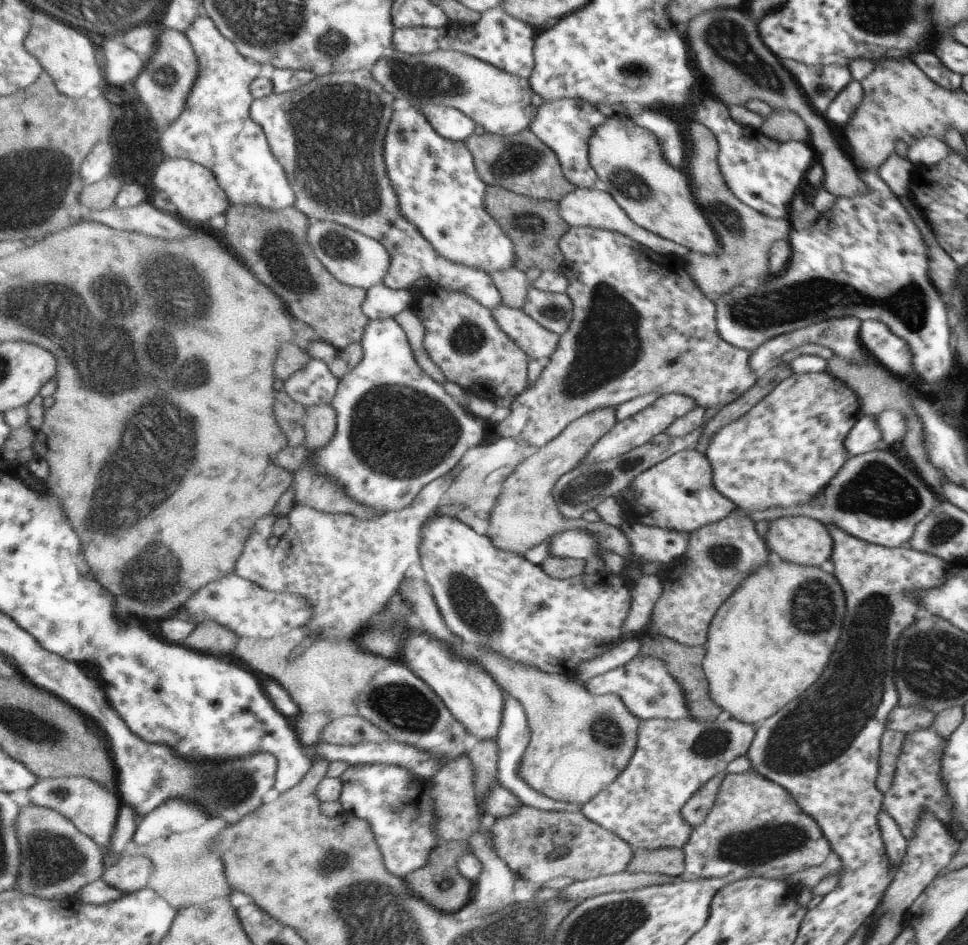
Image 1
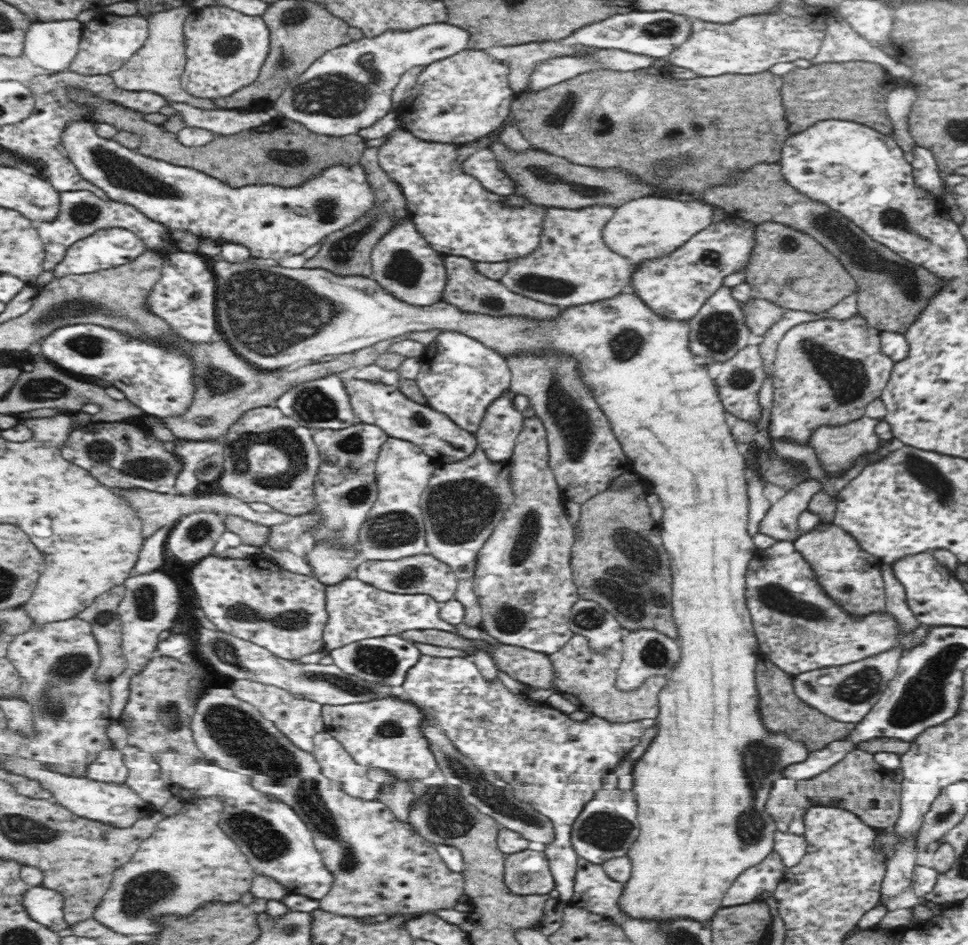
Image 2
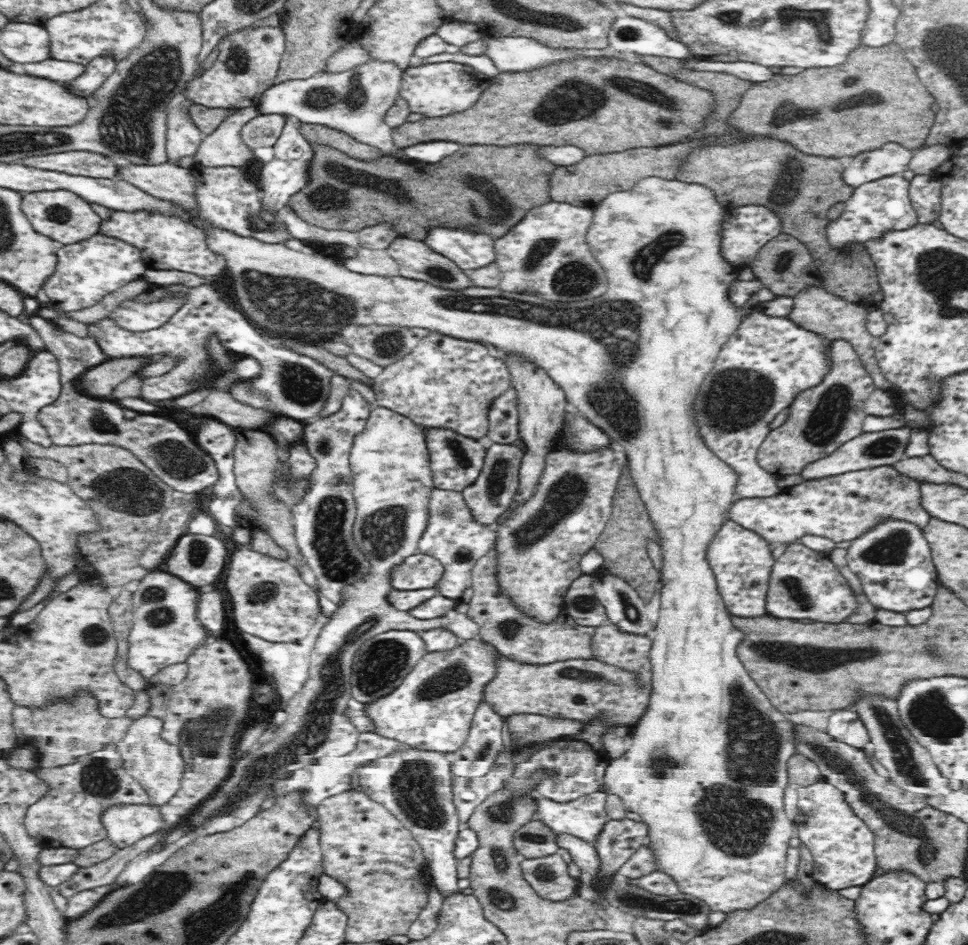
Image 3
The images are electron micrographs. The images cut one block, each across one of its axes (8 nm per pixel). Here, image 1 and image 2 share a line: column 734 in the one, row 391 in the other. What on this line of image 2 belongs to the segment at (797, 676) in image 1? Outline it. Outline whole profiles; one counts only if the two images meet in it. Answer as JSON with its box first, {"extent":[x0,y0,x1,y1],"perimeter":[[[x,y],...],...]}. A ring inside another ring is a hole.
{"extent":[208,258,810,924],"perimeter":[[[210,258],[208,260],[208,264],[210,264],[210,268],[212,268],[212,272],[214,272],[214,276],[216,276],[216,294],[215,296],[218,296],[216,298],[216,329],[220,330],[220,334],[224,334],[224,342],[228,342],[228,346],[232,346],[232,350],[236,350],[236,354],[240,354],[242,358],[246,358],[250,364],[254,364],[254,366],[258,366],[258,368],[264,368],[264,370],[280,370],[280,368],[286,368],[288,370],[288,366],[298,366],[300,364],[301,366],[304,366],[304,364],[309,365],[310,362],[316,362],[316,360],[320,360],[322,356],[338,356],[341,354],[348,354],[348,353],[354,353],[357,350],[366,348],[366,347],[371,347],[372,345],[376,345],[380,341],[388,341],[389,339],[392,340],[397,340],[399,336],[402,336],[402,334],[408,334],[408,332],[422,332],[422,330],[441,330],[441,332],[452,330],[452,331],[459,331],[460,334],[466,334],[470,335],[474,339],[479,339],[480,342],[485,343],[488,347],[491,347],[492,350],[498,351],[503,357],[509,356],[510,354],[520,354],[521,351],[531,351],[532,354],[544,354],[544,350],[546,351],[559,351],[559,354],[570,354],[572,358],[575,358],[577,362],[580,362],[579,370],[584,370],[584,382],[588,382],[588,386],[592,386],[592,394],[596,394],[596,403],[600,402],[600,411],[604,412],[604,415],[608,418],[608,421],[611,424],[612,431],[614,431],[614,435],[616,436],[616,439],[618,440],[619,444],[622,447],[622,451],[624,451],[624,455],[628,458],[629,465],[631,468],[631,471],[636,472],[641,476],[642,479],[648,480],[650,482],[650,486],[653,486],[652,492],[660,498],[660,502],[662,502],[662,508],[664,508],[662,514],[662,521],[660,524],[658,524],[658,528],[661,530],[661,539],[664,545],[664,548],[666,549],[666,554],[668,554],[668,558],[670,560],[670,570],[672,570],[672,616],[673,616],[673,621],[675,622],[675,625],[677,626],[677,631],[679,634],[679,645],[680,645],[680,662],[679,665],[676,666],[676,668],[671,672],[670,677],[667,679],[667,685],[659,692],[659,716],[655,718],[655,726],[657,726],[657,735],[652,739],[652,742],[650,743],[650,746],[647,746],[647,749],[644,751],[644,754],[636,760],[634,768],[633,768],[633,792],[635,794],[635,799],[637,802],[637,820],[639,821],[640,824],[640,830],[639,834],[640,836],[637,836],[637,839],[629,846],[628,848],[628,858],[631,861],[631,878],[623,885],[623,892],[621,895],[621,898],[619,899],[619,906],[620,909],[628,914],[628,916],[634,918],[634,919],[644,919],[644,918],[658,918],[658,921],[660,924],[664,924],[665,922],[668,922],[669,920],[672,919],[677,919],[678,916],[682,916],[682,918],[690,918],[692,920],[696,920],[698,922],[703,922],[703,924],[707,924],[710,922],[711,918],[715,916],[716,912],[718,912],[718,908],[720,908],[720,900],[724,898],[724,894],[726,894],[726,890],[732,886],[732,882],[740,876],[740,874],[743,874],[748,868],[757,866],[770,854],[770,852],[773,851],[773,840],[774,840],[774,832],[776,832],[777,828],[774,822],[774,819],[765,811],[765,806],[766,806],[766,800],[768,800],[769,792],[772,788],[772,784],[775,780],[778,780],[779,778],[782,778],[782,774],[784,774],[784,770],[790,766],[791,764],[797,763],[797,762],[804,762],[806,758],[808,758],[808,755],[810,752],[808,752],[808,749],[806,749],[806,745],[801,744],[800,741],[792,741],[790,737],[784,736],[784,733],[772,733],[768,732],[768,729],[764,728],[764,723],[762,723],[762,720],[760,720],[760,713],[758,713],[758,708],[757,708],[757,686],[755,683],[755,676],[754,676],[754,670],[756,669],[757,665],[757,660],[758,656],[758,641],[756,640],[756,635],[754,634],[754,629],[753,629],[753,624],[751,621],[751,614],[749,613],[749,608],[747,605],[747,602],[745,601],[746,595],[745,595],[745,588],[746,588],[746,574],[747,574],[747,566],[749,565],[749,562],[753,559],[754,554],[756,553],[756,545],[754,544],[753,538],[750,537],[748,534],[748,524],[749,524],[749,496],[747,495],[747,483],[746,479],[744,479],[744,468],[747,468],[745,465],[745,457],[738,452],[738,448],[736,448],[736,442],[734,441],[734,438],[732,438],[732,434],[730,432],[730,428],[728,427],[727,424],[727,419],[729,417],[728,413],[725,411],[723,408],[723,403],[721,402],[720,396],[717,391],[717,387],[715,382],[710,378],[708,375],[707,371],[707,366],[704,364],[703,361],[698,360],[698,364],[694,362],[694,356],[692,356],[692,351],[690,351],[690,345],[688,345],[688,332],[689,332],[689,326],[690,323],[688,321],[668,321],[668,320],[663,320],[663,318],[656,317],[654,312],[652,312],[652,309],[648,308],[648,305],[644,304],[644,301],[640,300],[638,296],[636,296],[636,293],[632,292],[632,290],[628,289],[620,294],[617,294],[614,298],[612,299],[606,299],[603,301],[598,301],[598,302],[593,302],[590,304],[584,304],[580,306],[573,306],[573,307],[565,307],[564,308],[564,314],[560,313],[560,318],[556,317],[556,322],[544,322],[544,326],[536,326],[536,322],[528,322],[528,317],[524,318],[512,318],[512,315],[506,315],[506,316],[490,316],[490,315],[484,315],[484,314],[478,314],[478,313],[464,313],[460,312],[460,309],[457,309],[454,307],[452,304],[448,304],[446,301],[438,301],[435,302],[434,305],[427,306],[426,308],[418,308],[416,305],[408,305],[405,304],[404,301],[400,301],[400,299],[396,299],[396,297],[392,296],[388,291],[385,291],[376,280],[372,279],[371,277],[364,278],[364,276],[352,276],[348,275],[347,277],[345,276],[340,276],[336,275],[326,269],[319,269],[315,268],[313,269],[312,267],[301,267],[301,268],[282,268],[281,265],[276,265],[276,266],[267,266],[267,265],[256,265],[255,263],[244,261],[240,262],[240,264],[230,264],[230,262],[226,260],[218,260],[218,262],[214,262],[214,258]],[[238,292],[242,292],[242,294],[238,294]],[[278,314],[282,314],[282,318],[286,318],[288,322],[278,322]],[[236,318],[240,318],[240,320],[236,320]],[[254,334],[266,334],[266,336],[254,336]],[[266,350],[272,350],[272,352],[266,352]],[[304,362],[304,364],[302,364]]]}

